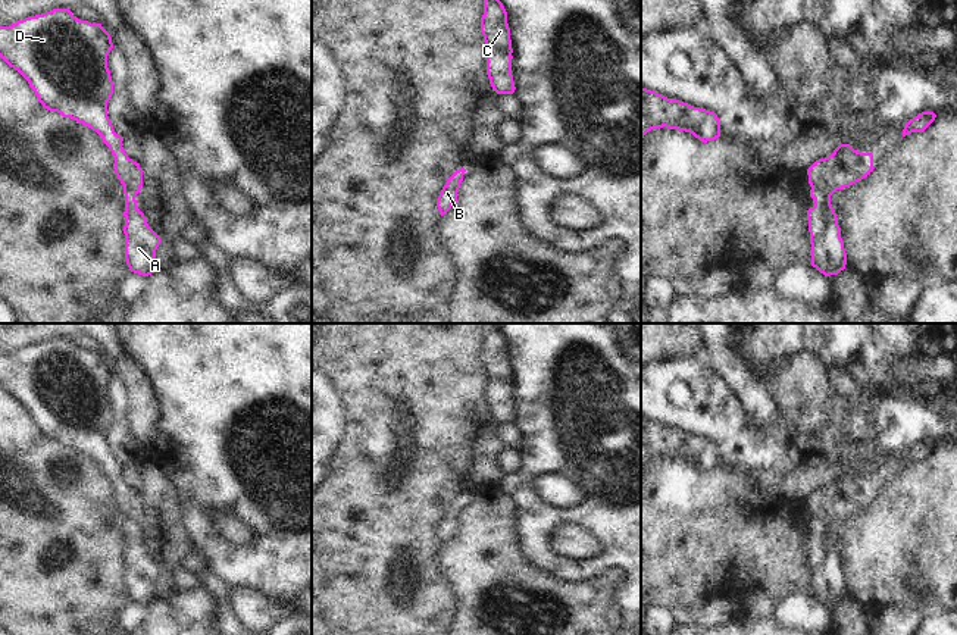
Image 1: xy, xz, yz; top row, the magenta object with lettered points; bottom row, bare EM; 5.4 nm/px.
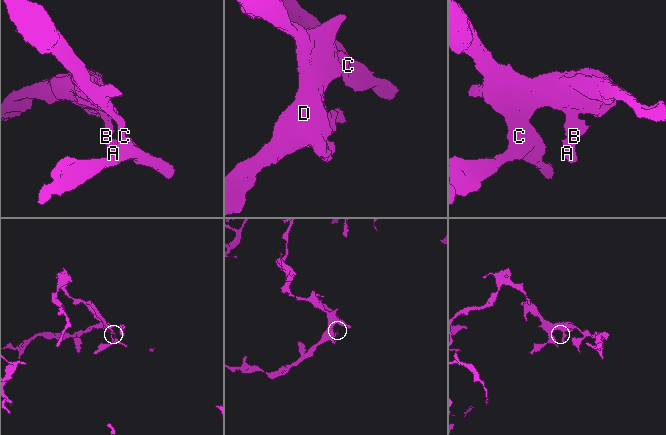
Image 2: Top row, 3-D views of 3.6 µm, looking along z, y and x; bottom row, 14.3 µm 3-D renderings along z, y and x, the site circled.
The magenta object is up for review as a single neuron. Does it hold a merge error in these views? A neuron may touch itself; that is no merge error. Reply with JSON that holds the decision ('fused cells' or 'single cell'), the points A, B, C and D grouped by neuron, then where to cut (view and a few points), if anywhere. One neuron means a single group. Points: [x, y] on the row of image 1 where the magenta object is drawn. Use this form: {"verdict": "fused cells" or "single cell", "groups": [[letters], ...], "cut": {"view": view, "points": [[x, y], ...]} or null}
{"verdict": "single cell", "groups": [["A", "B", "C", "D"]], "cut": null}

